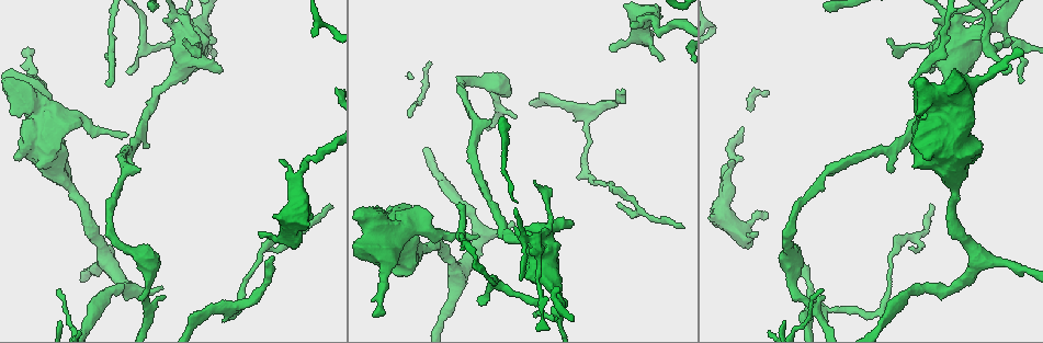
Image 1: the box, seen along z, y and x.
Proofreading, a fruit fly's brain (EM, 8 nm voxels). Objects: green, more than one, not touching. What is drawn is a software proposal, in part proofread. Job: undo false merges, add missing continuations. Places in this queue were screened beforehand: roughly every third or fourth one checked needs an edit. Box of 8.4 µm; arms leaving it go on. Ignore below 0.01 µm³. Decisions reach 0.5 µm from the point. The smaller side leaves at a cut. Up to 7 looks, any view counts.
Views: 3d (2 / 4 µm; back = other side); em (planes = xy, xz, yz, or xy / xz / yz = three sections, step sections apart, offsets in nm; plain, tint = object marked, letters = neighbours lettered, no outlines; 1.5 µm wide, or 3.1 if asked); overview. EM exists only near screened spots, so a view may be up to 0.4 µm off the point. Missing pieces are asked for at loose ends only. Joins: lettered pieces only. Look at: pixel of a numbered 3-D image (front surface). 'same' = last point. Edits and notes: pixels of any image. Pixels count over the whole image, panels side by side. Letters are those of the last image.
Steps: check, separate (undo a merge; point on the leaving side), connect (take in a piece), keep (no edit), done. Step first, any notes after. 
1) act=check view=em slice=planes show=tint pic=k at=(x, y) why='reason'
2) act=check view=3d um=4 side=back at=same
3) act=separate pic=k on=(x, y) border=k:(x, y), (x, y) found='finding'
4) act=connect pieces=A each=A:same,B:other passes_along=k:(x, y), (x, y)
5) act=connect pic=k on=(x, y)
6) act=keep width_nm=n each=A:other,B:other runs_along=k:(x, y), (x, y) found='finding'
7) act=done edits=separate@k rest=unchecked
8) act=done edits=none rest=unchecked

act=check view=em slice=xy step=4 show=letters pic=1 at=(1021, 82)

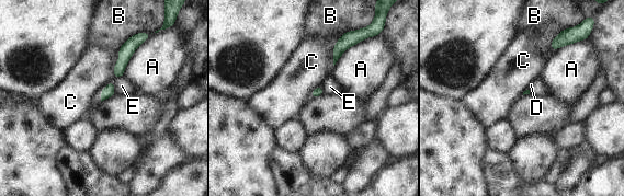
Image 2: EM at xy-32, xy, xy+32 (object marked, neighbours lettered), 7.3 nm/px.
act=check view=em slice=planes show=letters at=same why='another direction'

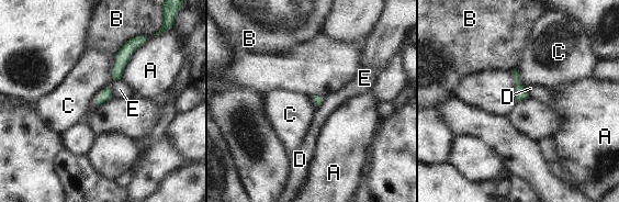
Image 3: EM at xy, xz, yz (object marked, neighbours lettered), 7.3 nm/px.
act=keep longest_contact=A:340nm each=A:other,B:other,C:other,D:other,E:other found='no lettered piece goes on from it'

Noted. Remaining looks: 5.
act=check view=3d um=4 pic=1 at=(373, 317) why='branch stops here'

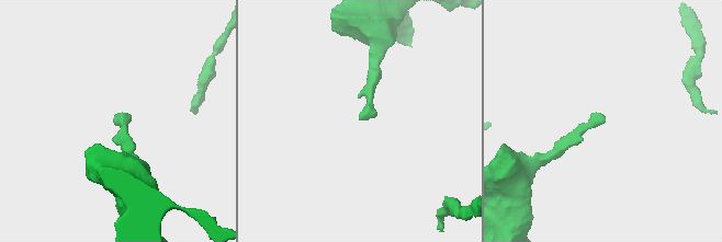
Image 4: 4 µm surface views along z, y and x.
act=check view=em slice=planes show=plain pic=4 at=(600, 116) why='need the tissue'

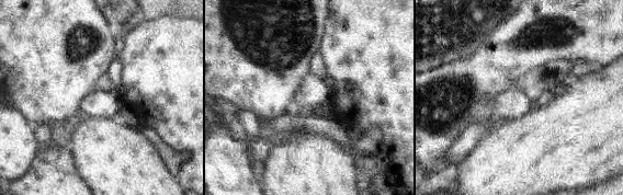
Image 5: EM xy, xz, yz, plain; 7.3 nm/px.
act=check view=em slice=planes show=letters at=same why='what lies round it'

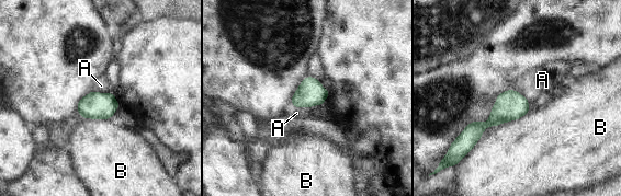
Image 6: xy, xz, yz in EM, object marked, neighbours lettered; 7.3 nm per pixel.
act=keep each=A:other,B:other border=6:(318, 104), (307, 107), (294, 107) found='no lettered piece goes on from it'

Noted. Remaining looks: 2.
act=check view=3d um=4 pic=1 at=(952, 19) why='sudden change in width'

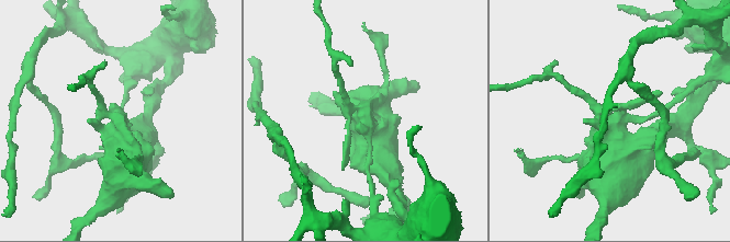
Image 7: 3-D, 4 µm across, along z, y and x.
act=check view=em slice=xy step=8 show=letters pic=7 at=(113, 118) why='shape alone is not enough'

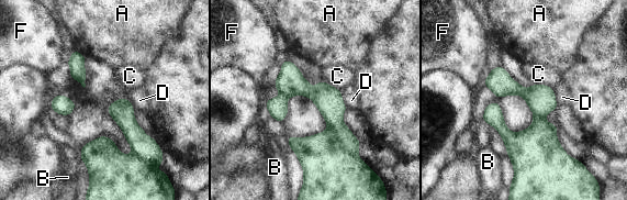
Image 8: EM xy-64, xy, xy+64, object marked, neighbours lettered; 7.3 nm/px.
act=separate pic=8 on=(332, 111) each=A:other,B:other,C:other,D:other,F:other border=8:(328, 128), (345, 148), (357, 155) found='two neurons meet here'

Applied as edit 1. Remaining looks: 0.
act=done edits=separate@8 rest=unchecked

